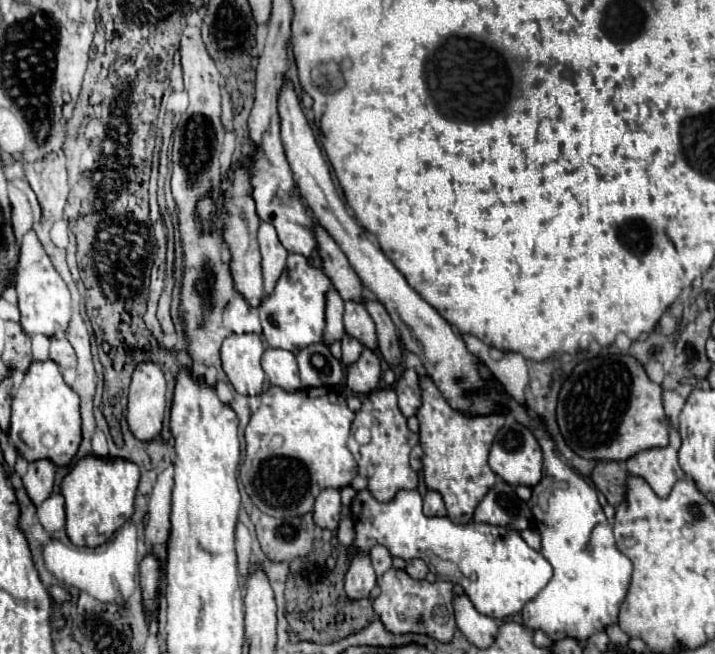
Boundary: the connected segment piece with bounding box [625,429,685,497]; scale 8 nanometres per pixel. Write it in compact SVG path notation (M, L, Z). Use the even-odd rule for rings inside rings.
M671 429L669 439L671 443L667 447L645 449L625 461L627 471L633 477L643 477L659 497L667 497L671 493L671 487L685 477L677 457L677 451L681 447L681 437L675 429Z

